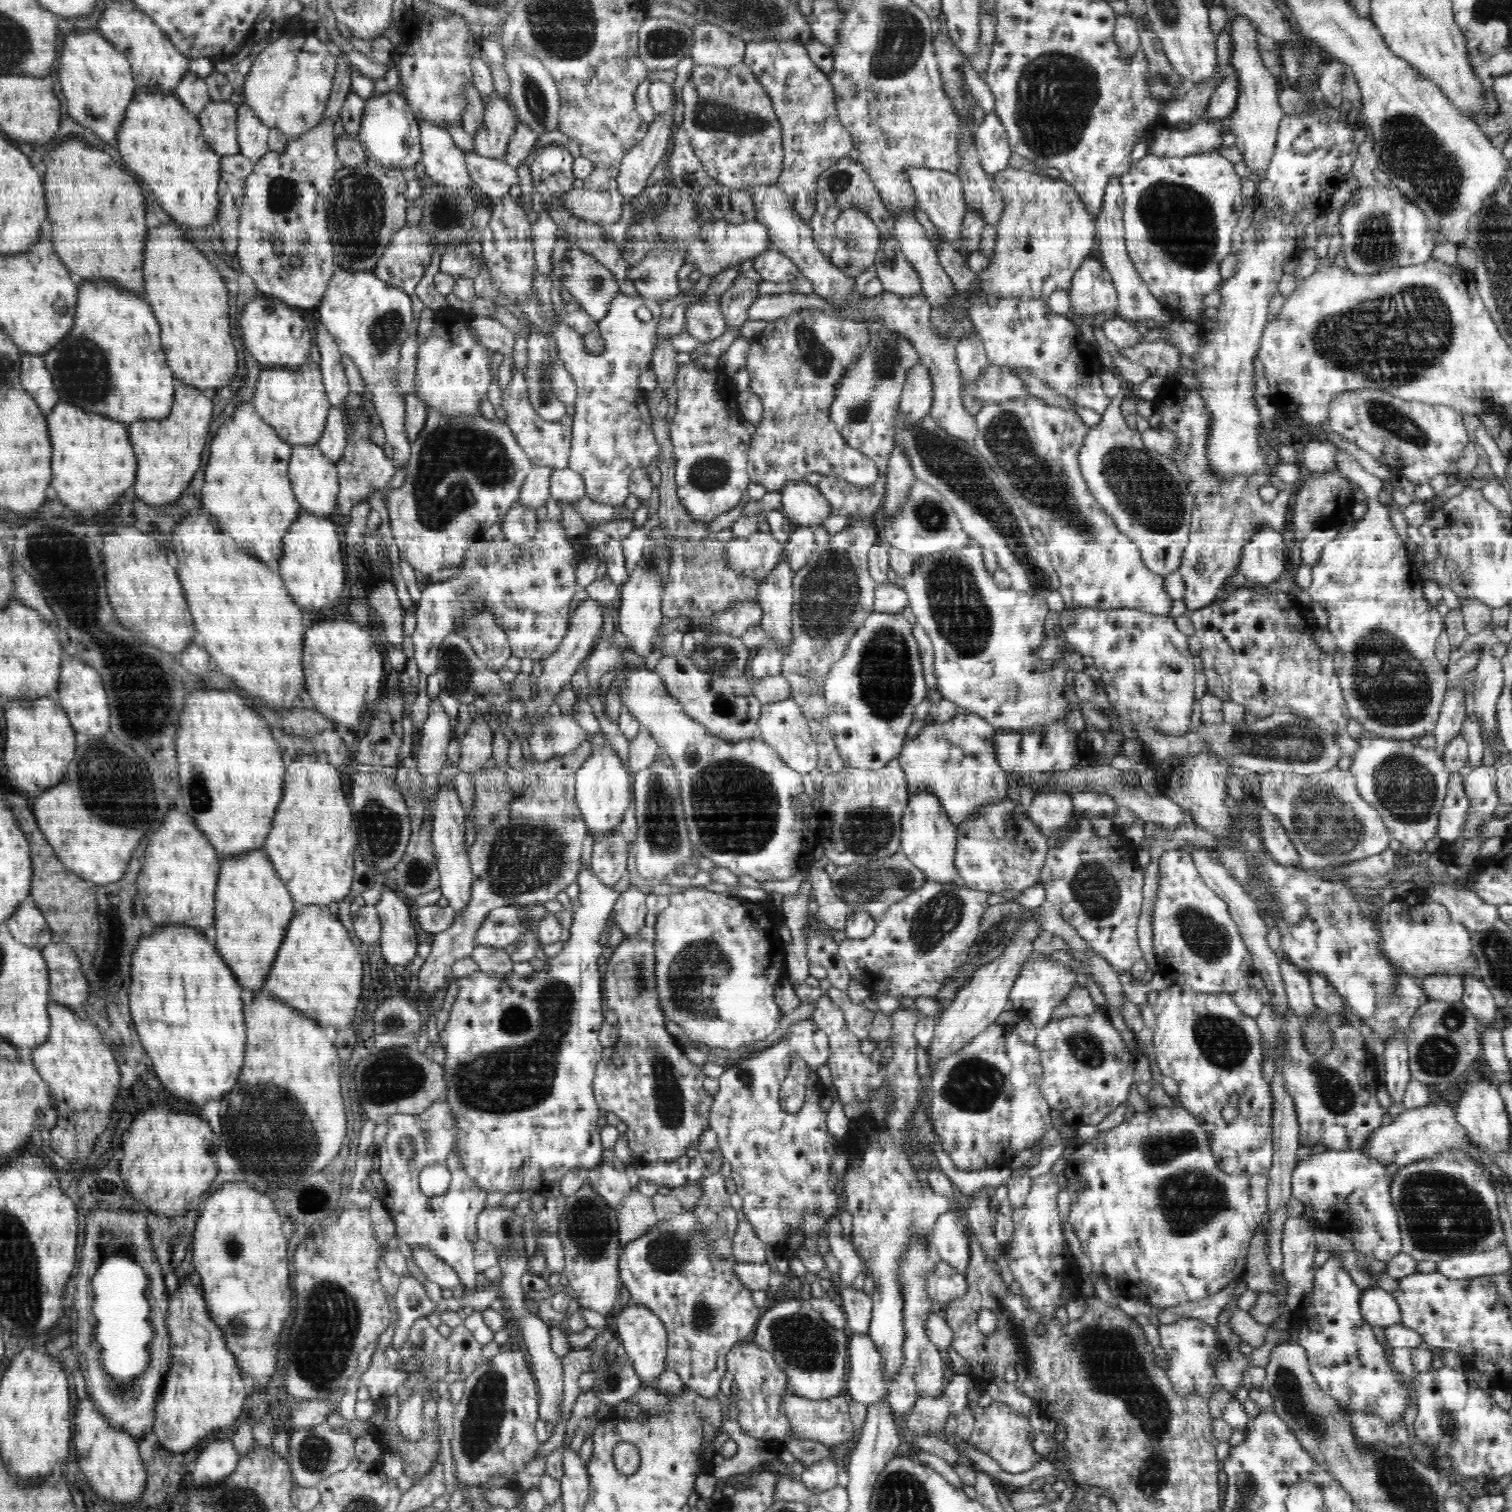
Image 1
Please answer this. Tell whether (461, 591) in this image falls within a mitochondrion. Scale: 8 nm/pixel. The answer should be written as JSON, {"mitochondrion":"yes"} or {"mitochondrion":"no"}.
{"mitochondrion":"yes"}

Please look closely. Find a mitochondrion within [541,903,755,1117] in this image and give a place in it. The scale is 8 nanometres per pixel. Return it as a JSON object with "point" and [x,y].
{"point":[698,980]}

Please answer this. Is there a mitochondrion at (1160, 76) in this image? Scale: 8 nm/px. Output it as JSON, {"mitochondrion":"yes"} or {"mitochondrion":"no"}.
{"mitochondrion":"yes"}

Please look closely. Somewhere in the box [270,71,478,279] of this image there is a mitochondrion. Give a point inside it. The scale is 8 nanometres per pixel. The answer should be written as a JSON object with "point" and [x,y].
{"point":[357,212]}

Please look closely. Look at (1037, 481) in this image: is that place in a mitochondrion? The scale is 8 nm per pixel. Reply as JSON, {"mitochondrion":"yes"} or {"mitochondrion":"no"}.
{"mitochondrion":"yes"}

